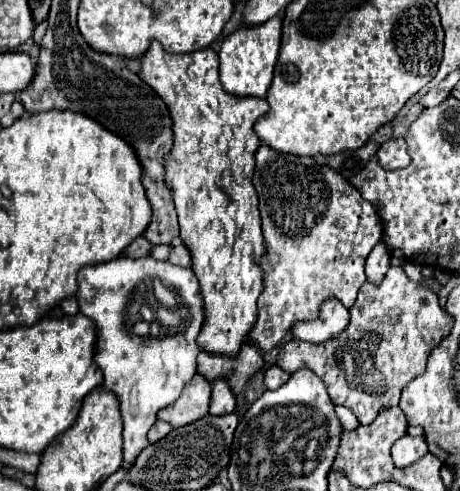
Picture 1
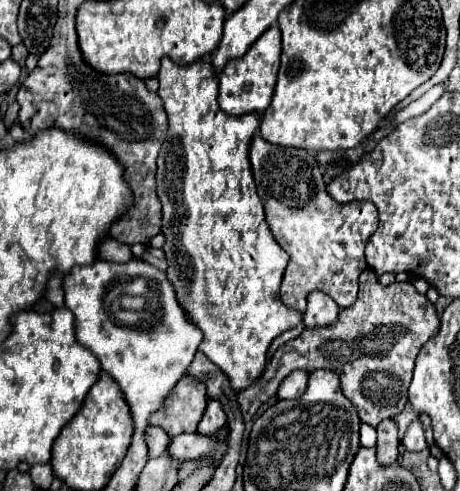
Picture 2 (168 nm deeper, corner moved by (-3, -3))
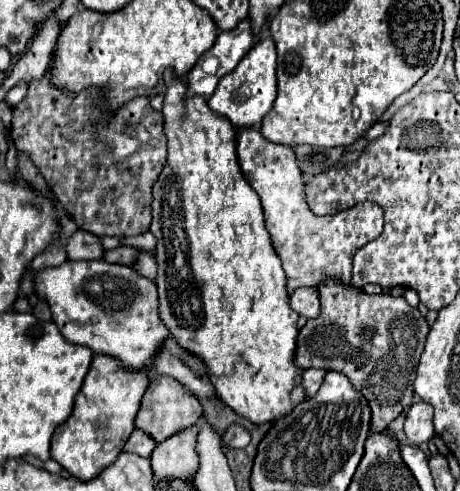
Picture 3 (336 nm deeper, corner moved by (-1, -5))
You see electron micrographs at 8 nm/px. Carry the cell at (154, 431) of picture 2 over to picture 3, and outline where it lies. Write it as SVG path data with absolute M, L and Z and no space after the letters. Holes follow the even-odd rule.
M135 430L135 432L129 436L129 440L125 442L123 450L125 450L125 452L133 452L133 454L137 454L137 456L141 456L141 458L149 458L155 446L157 446L157 444L153 442L151 436L147 436L147 434L141 432L141 430Z

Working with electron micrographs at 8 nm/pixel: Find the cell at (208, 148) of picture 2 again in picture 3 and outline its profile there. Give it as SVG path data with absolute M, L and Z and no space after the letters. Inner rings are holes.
M165 72L165 104L163 104L163 116L165 116L165 134L169 138L169 156L167 164L159 176L159 180L153 186L153 220L149 230L157 236L159 244L155 248L157 252L157 264L159 264L159 274L157 274L157 290L159 290L159 314L169 332L175 336L177 344L185 350L191 352L193 356L201 358L203 364L207 366L207 376L215 388L215 394L219 400L223 400L235 414L251 420L253 424L273 424L279 418L287 416L297 404L301 404L307 396L301 386L301 376L303 368L295 366L295 348L297 348L297 320L299 314L289 306L289 292L285 286L285 272L281 268L281 260L277 252L273 250L273 244L269 240L269 232L263 226L263 208L259 202L257 192L249 186L245 180L239 164L237 164L237 152L235 152L235 128L219 114L215 114L209 106L207 100L201 96L195 98L185 98L185 84L173 76L173 72Z

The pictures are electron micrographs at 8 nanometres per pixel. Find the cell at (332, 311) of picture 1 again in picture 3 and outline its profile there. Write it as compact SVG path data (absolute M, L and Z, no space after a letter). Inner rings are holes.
M297 288L293 294L291 294L291 308L305 316L305 318L313 318L313 316L319 316L321 312L321 306L319 306L319 292L317 288Z

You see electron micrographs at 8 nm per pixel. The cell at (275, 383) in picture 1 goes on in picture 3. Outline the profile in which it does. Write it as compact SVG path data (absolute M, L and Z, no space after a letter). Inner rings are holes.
M309 368L309 370L303 372L303 388L305 388L309 398L313 398L317 394L317 390L319 390L327 372L329 370L325 370L325 368Z

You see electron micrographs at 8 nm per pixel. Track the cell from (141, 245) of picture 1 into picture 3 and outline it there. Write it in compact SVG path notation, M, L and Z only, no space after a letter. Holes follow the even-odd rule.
M77 230L65 244L69 260L97 260L103 258L103 248L97 236L85 230Z

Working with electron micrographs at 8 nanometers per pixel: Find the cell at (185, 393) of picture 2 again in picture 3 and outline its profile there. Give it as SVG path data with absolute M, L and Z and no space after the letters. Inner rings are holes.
M151 374L149 388L141 400L141 408L135 418L135 428L141 428L143 432L147 432L155 442L161 442L161 440L167 440L167 436L171 436L173 432L197 424L201 414L203 414L203 408L199 400L187 388L183 388L175 378Z

